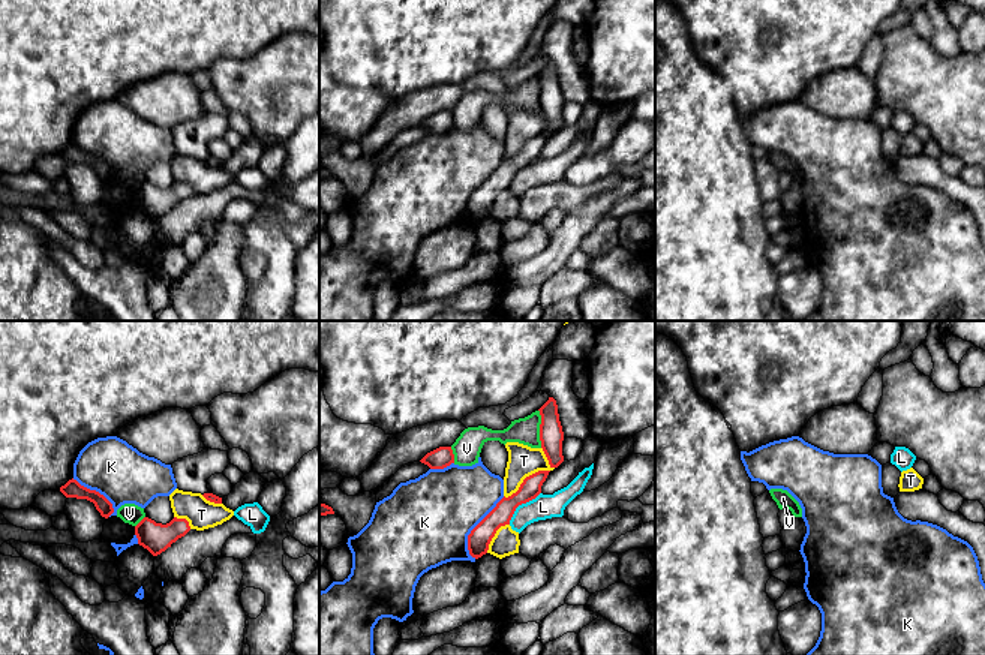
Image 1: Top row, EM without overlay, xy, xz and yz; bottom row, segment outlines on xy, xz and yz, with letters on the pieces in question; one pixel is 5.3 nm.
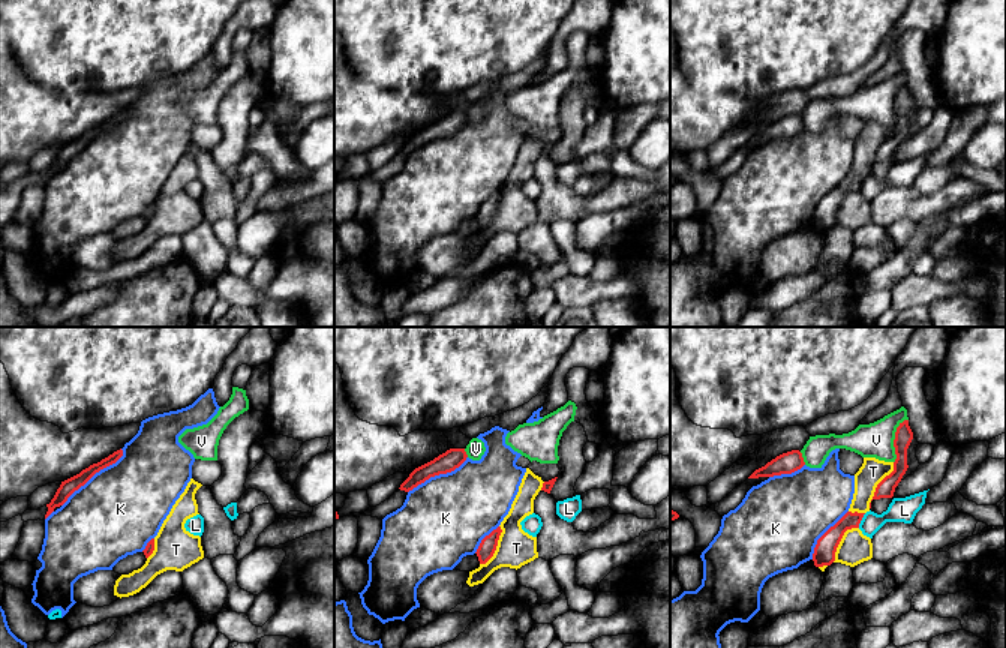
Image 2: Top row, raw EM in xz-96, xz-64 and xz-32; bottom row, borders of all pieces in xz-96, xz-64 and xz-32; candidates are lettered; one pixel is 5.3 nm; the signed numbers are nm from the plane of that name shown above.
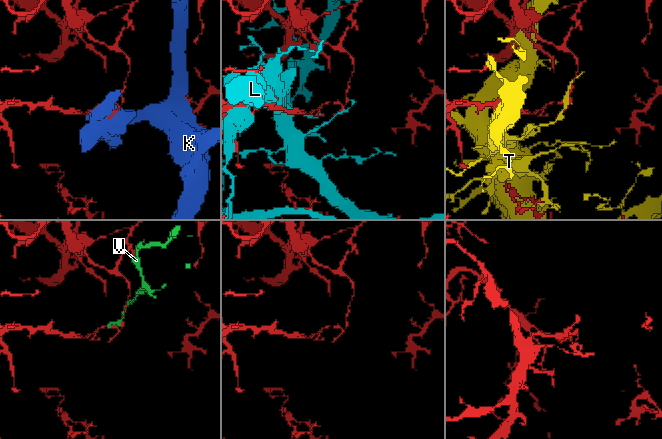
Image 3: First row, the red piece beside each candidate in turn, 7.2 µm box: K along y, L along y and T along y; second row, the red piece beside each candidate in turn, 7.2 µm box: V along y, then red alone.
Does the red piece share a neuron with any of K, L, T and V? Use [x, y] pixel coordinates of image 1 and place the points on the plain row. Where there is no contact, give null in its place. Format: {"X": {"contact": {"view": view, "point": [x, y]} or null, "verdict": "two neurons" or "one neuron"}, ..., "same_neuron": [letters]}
{"K": {"contact": {"view": "xz", "point": [474, 192]}, "verdict": "two neurons"}, "L": {"contact": {"view": "xz", "point": [520, 168]}, "verdict": "two neurons"}, "T": {"contact": {"view": "xz", "point": [535, 137]}, "verdict": "two neurons"}, "V": {"contact": {"view": "xz", "point": [540, 93]}, "verdict": "two neurons"}, "same_neuron": []}

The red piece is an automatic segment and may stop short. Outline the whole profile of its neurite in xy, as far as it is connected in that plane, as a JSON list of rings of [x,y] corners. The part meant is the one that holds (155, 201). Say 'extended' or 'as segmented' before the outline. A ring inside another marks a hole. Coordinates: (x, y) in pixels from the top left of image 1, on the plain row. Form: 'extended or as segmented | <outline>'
as segmented | [[[144,181],[135,190],[138,208],[147,213],[153,220],[165,216],[172,207],[184,201],[189,195],[189,186],[177,181],[166,189],[156,187],[154,184]]]

